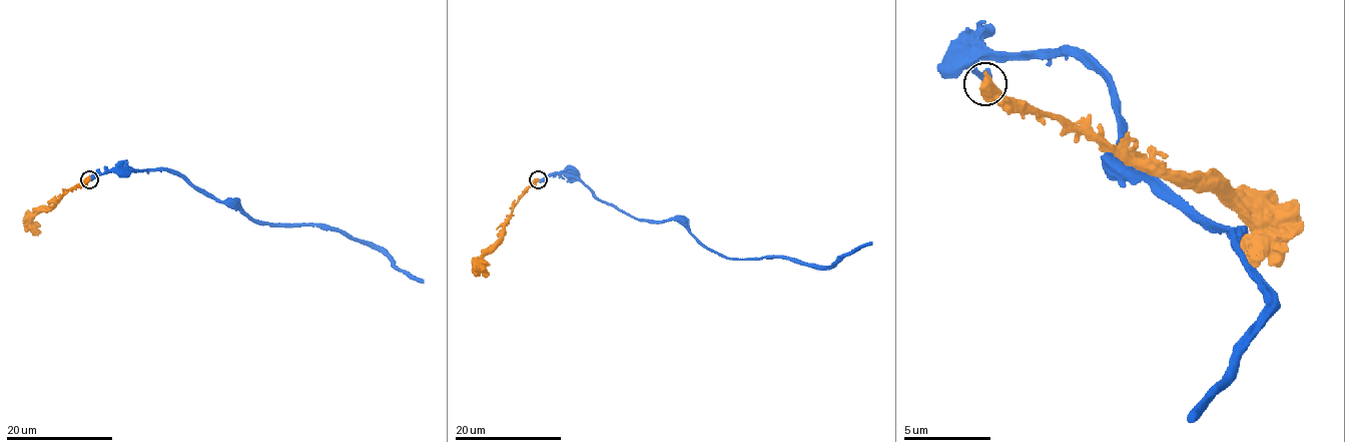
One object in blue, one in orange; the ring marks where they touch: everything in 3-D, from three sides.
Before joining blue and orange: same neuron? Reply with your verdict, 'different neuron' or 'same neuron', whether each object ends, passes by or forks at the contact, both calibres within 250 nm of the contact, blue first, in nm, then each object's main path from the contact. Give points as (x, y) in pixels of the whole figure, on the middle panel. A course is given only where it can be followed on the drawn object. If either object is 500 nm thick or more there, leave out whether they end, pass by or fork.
same neuron; 340 nm thick on the blue side, 650 nm on the other; blue runs (539, 180), (572, 173), (595, 196), (638, 218), (679, 220), (728, 258), (832, 266), (872, 242); orange runs (538, 180), (514, 206), (502, 239), (480, 262), (480, 271), (487, 278)

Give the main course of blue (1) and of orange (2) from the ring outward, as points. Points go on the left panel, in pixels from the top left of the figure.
1: (90, 179), (106, 172), (169, 170), (259, 222), (339, 228), (355, 238), (372, 242), (400, 269), (424, 282)
2: (89, 179), (73, 186), (53, 206), (43, 207), (31, 219), (38, 224)

